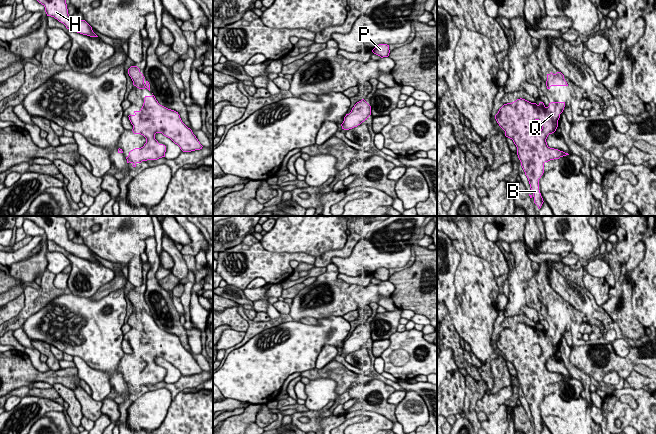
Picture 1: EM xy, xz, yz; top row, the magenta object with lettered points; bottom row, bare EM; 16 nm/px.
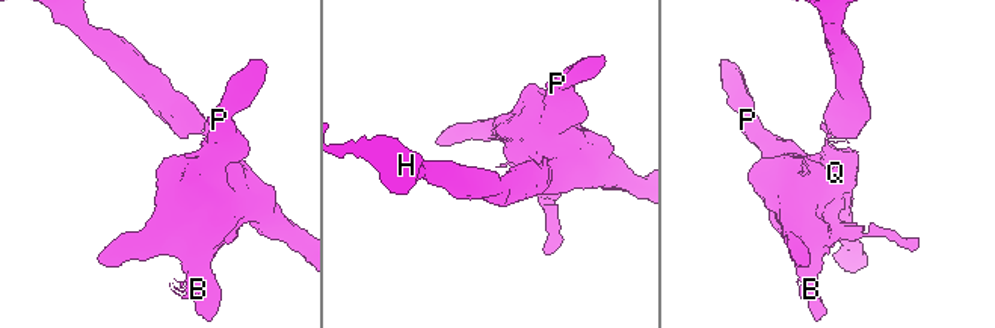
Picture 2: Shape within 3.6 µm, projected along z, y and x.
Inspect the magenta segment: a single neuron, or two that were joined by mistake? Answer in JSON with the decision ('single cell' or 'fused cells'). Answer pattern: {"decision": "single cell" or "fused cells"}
{"decision": "single cell"}

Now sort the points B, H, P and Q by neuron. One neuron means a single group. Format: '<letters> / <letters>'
B H P Q

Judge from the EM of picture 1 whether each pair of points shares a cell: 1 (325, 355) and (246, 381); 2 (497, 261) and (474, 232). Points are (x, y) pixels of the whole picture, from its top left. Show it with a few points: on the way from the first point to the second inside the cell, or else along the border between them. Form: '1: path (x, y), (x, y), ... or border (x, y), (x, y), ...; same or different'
1: border (336, 347), (325, 345), (321, 349), (314, 367); different
2: path (491, 254), (476, 239); same

